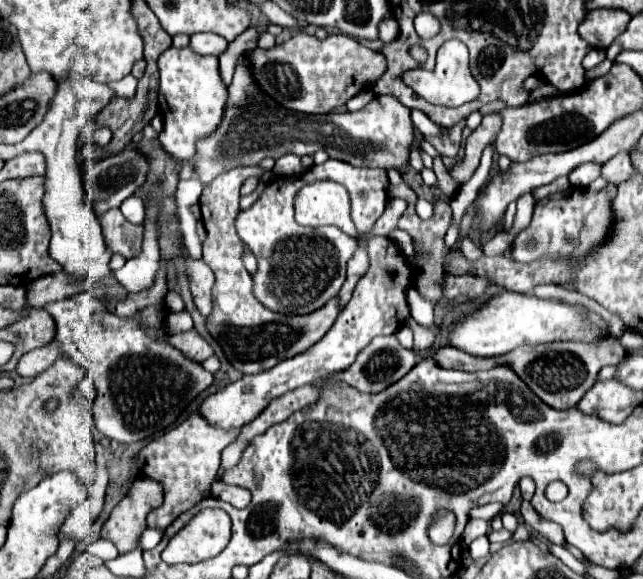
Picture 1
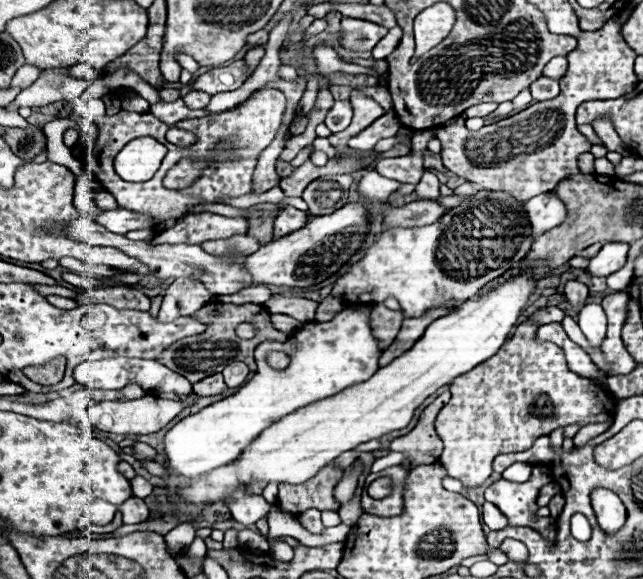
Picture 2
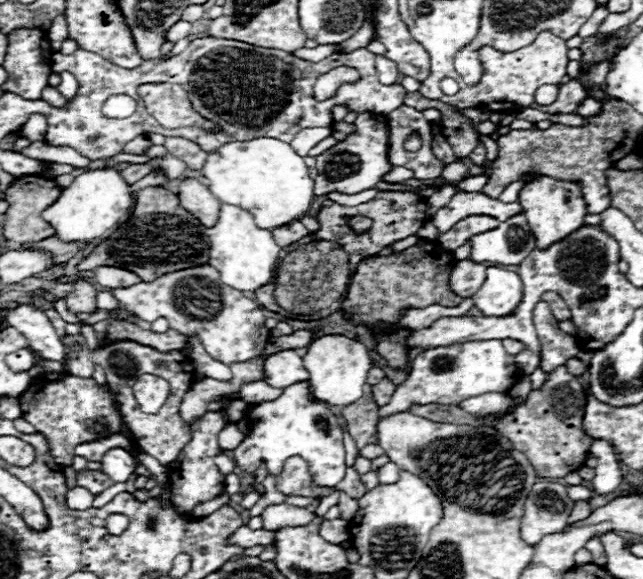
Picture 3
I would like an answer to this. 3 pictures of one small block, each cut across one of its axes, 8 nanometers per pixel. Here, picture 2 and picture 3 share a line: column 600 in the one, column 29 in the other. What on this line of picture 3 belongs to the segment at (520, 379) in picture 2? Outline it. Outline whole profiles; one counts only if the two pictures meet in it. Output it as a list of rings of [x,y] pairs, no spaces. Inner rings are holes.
[[[42,374],[32,380],[30,388],[20,396],[22,418],[48,438],[54,460],[70,466],[74,448],[122,430],[122,420],[112,406],[112,396],[102,390],[94,378],[76,378],[70,374]]]

